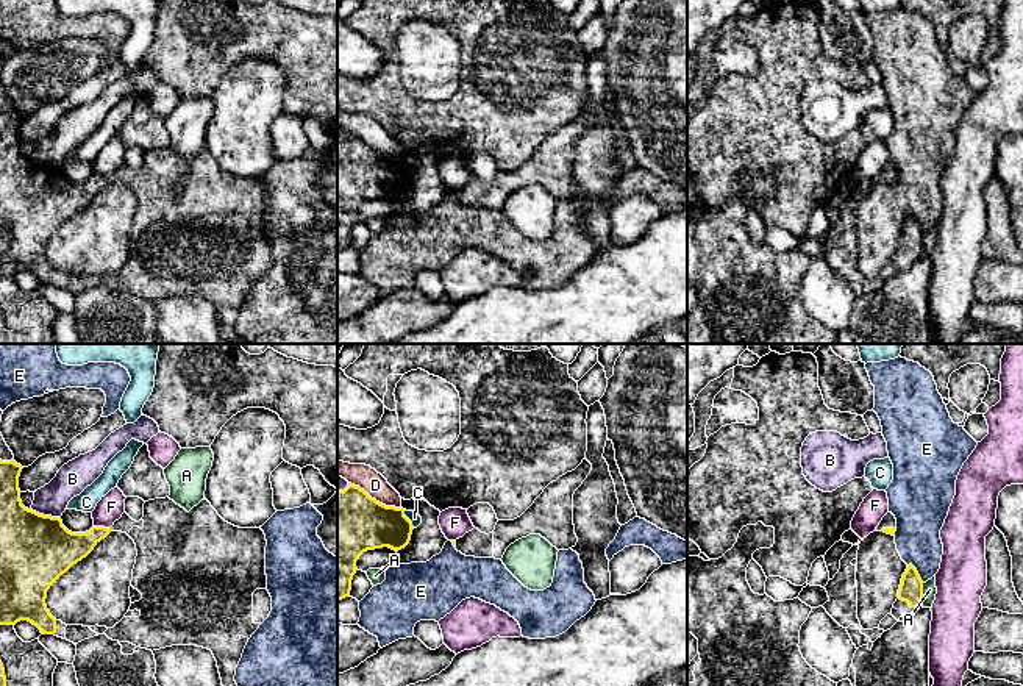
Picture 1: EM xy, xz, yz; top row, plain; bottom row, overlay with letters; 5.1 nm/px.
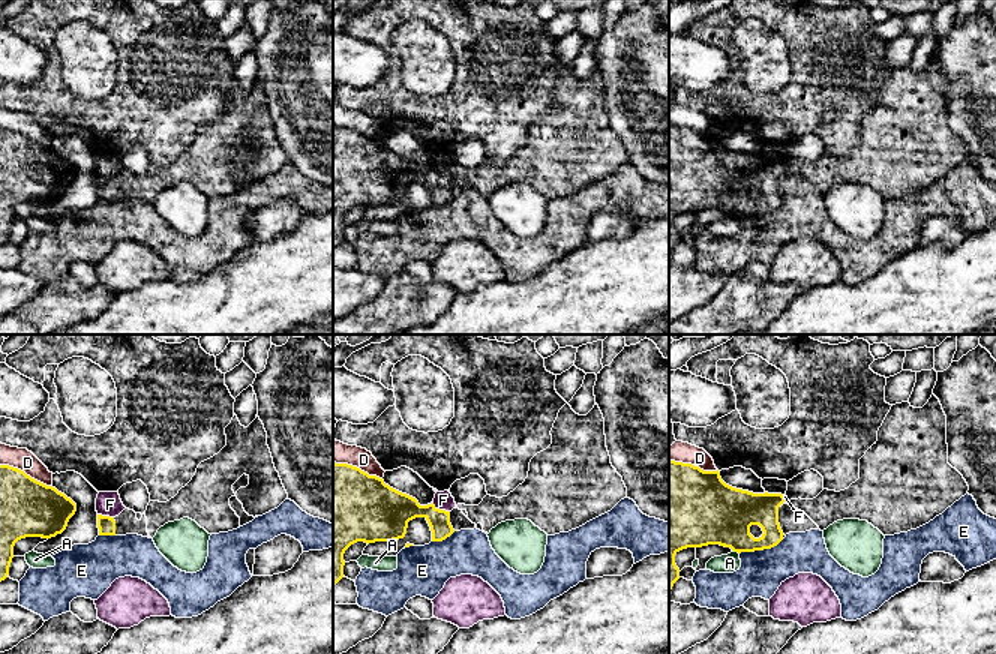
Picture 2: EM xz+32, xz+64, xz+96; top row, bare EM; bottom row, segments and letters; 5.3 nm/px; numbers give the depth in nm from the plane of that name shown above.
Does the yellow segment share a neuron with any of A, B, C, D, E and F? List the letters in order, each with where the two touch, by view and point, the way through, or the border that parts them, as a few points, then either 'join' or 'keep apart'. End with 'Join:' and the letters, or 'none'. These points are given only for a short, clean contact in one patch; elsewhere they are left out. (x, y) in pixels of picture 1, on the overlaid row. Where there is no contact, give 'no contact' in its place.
A: meets yellow in yz at (922, 594); keep apart
B: meets yellow in xy at (46, 516); keep apart
C: meets yellow in xz at (408, 519); border along xz (403, 510), (403, 514), (414, 527); keep apart
D: meets yellow in xz at (374, 499); keep apart
E: meets yellow in yz at (917, 572); border along yz (909, 563), (923, 582); keep apart
F: meets yellow in xy at (102, 527); border along xy (94, 525), (110, 528); keep apart
Join: none

